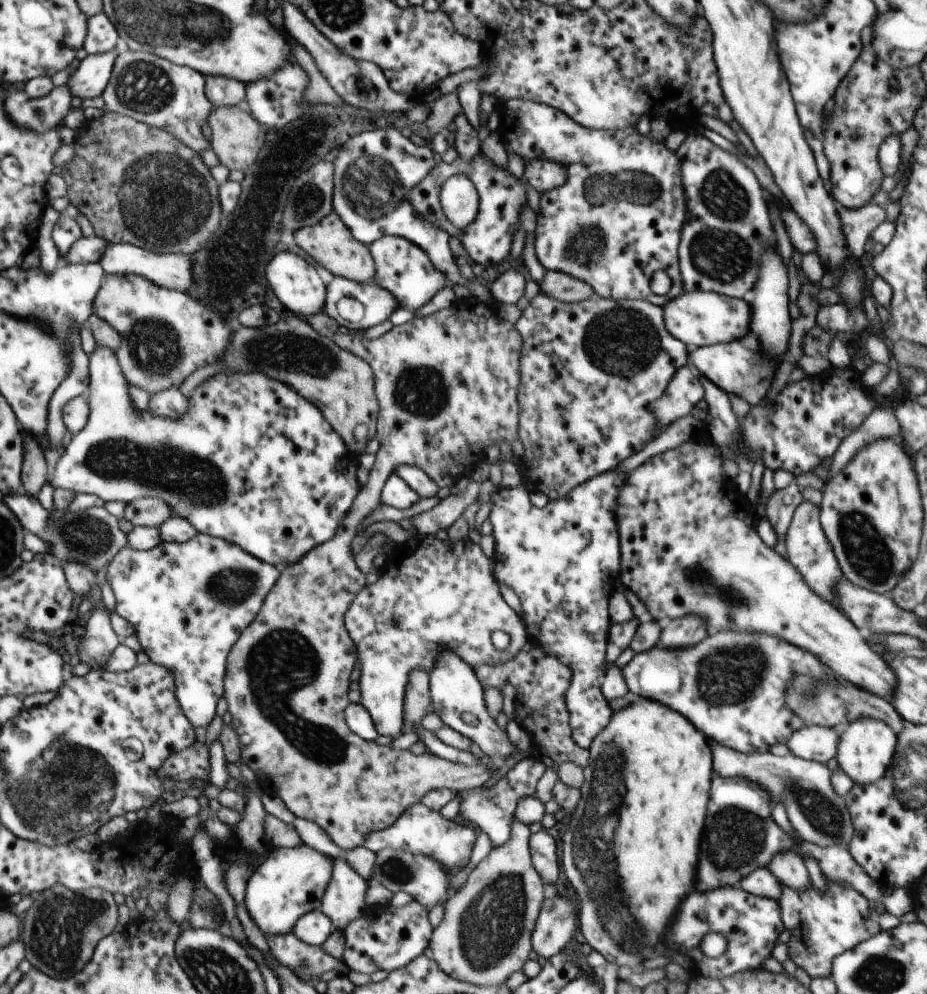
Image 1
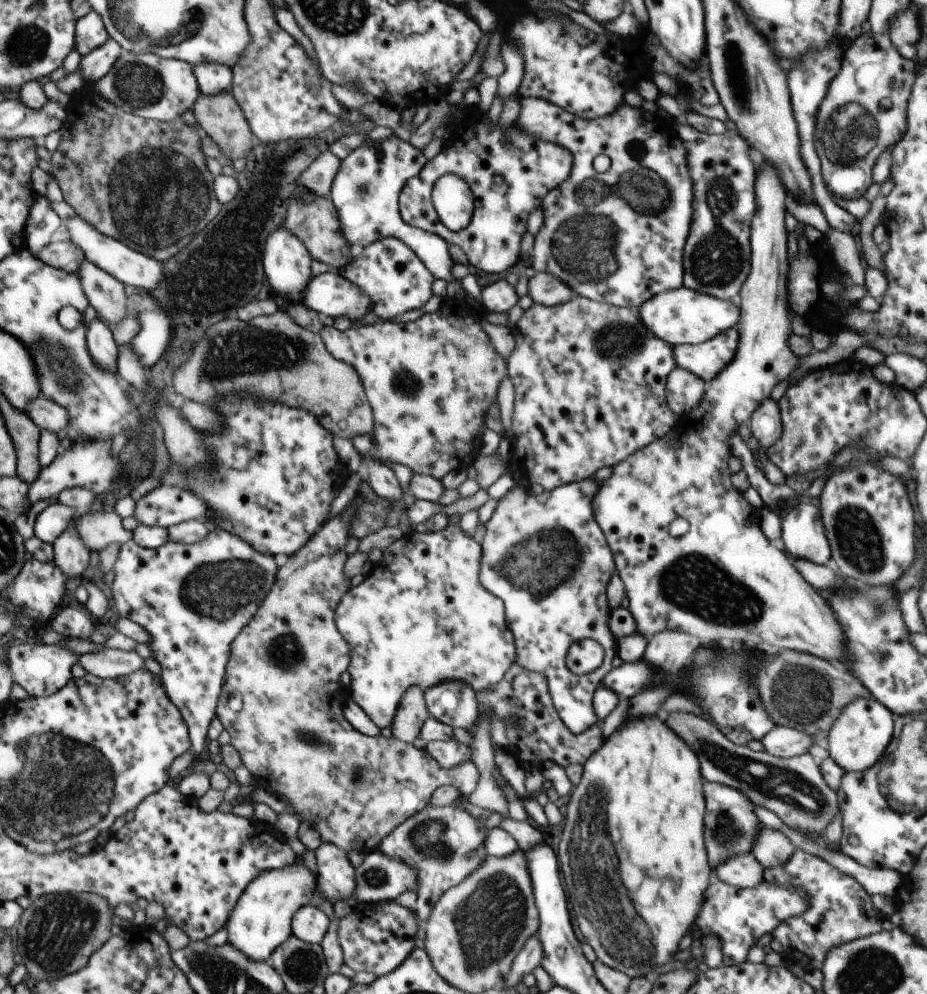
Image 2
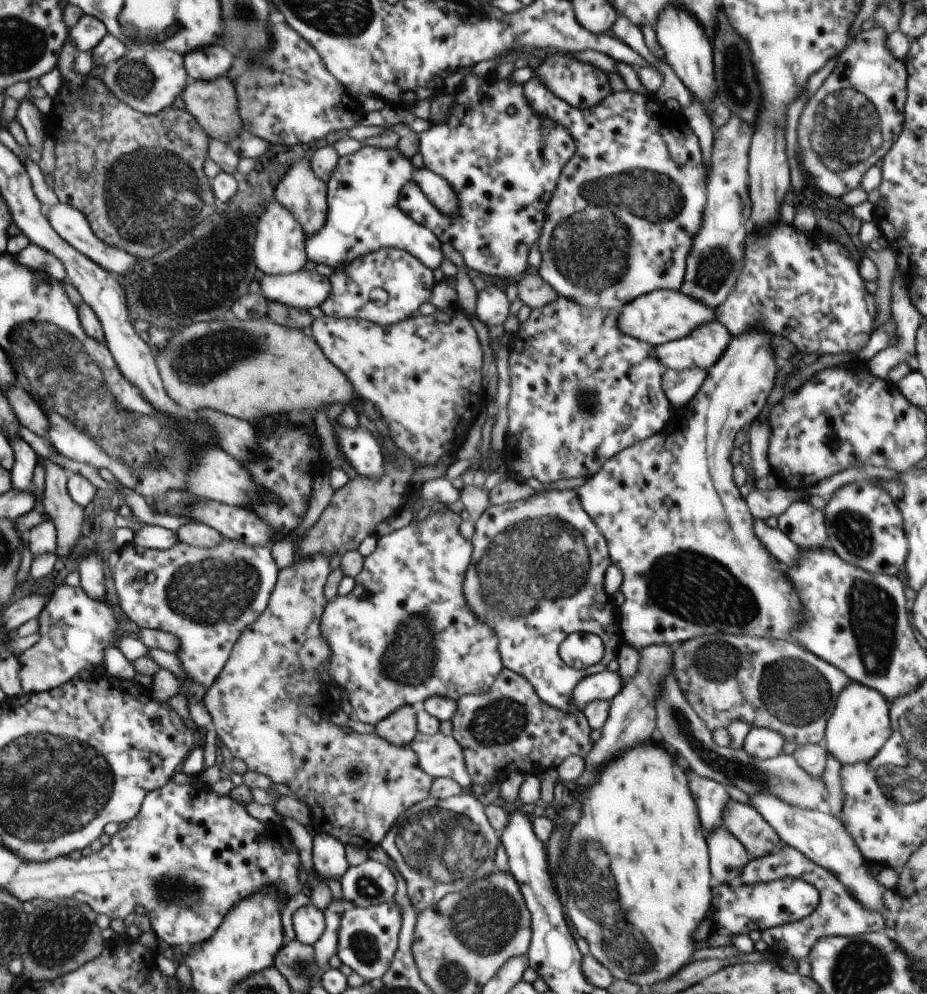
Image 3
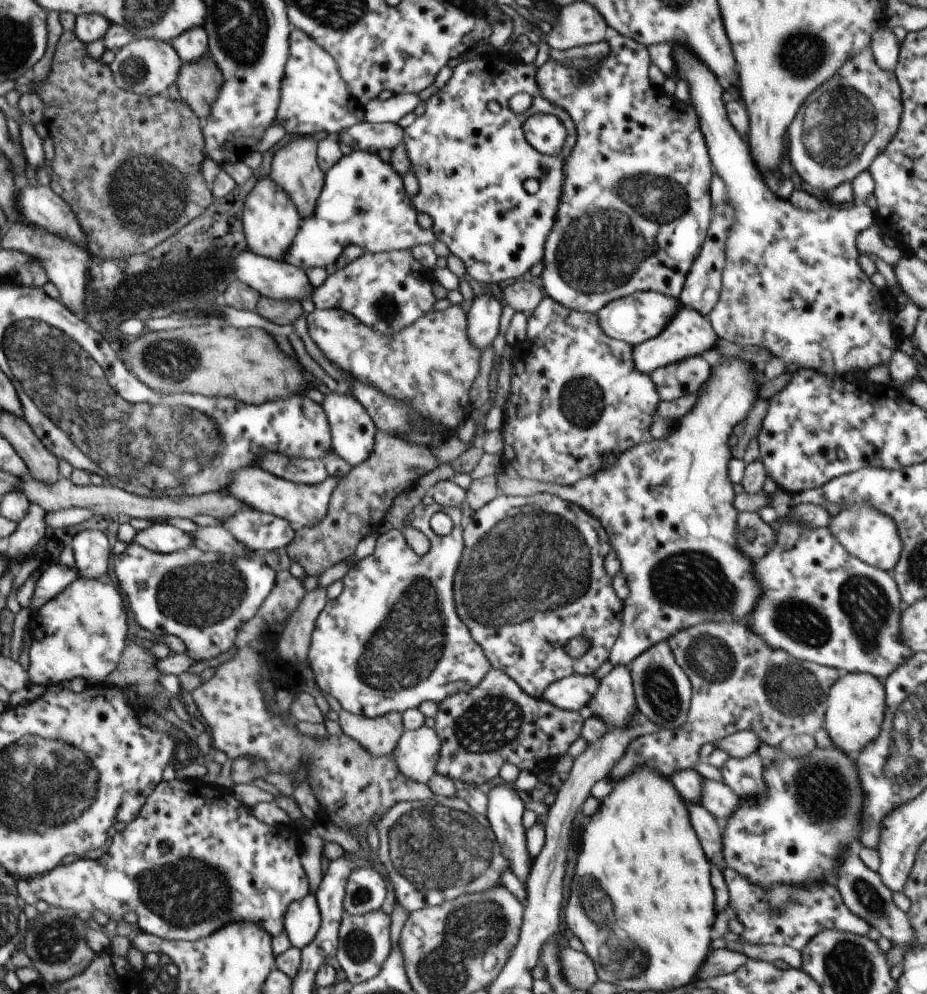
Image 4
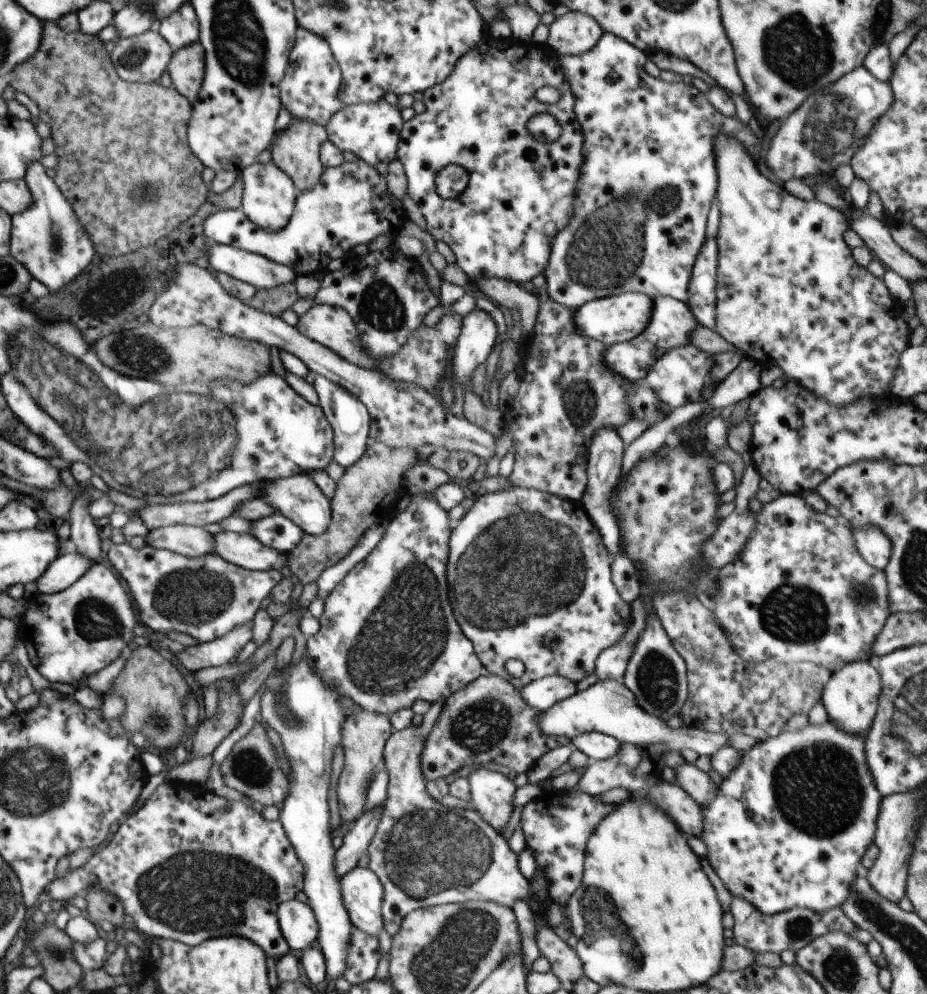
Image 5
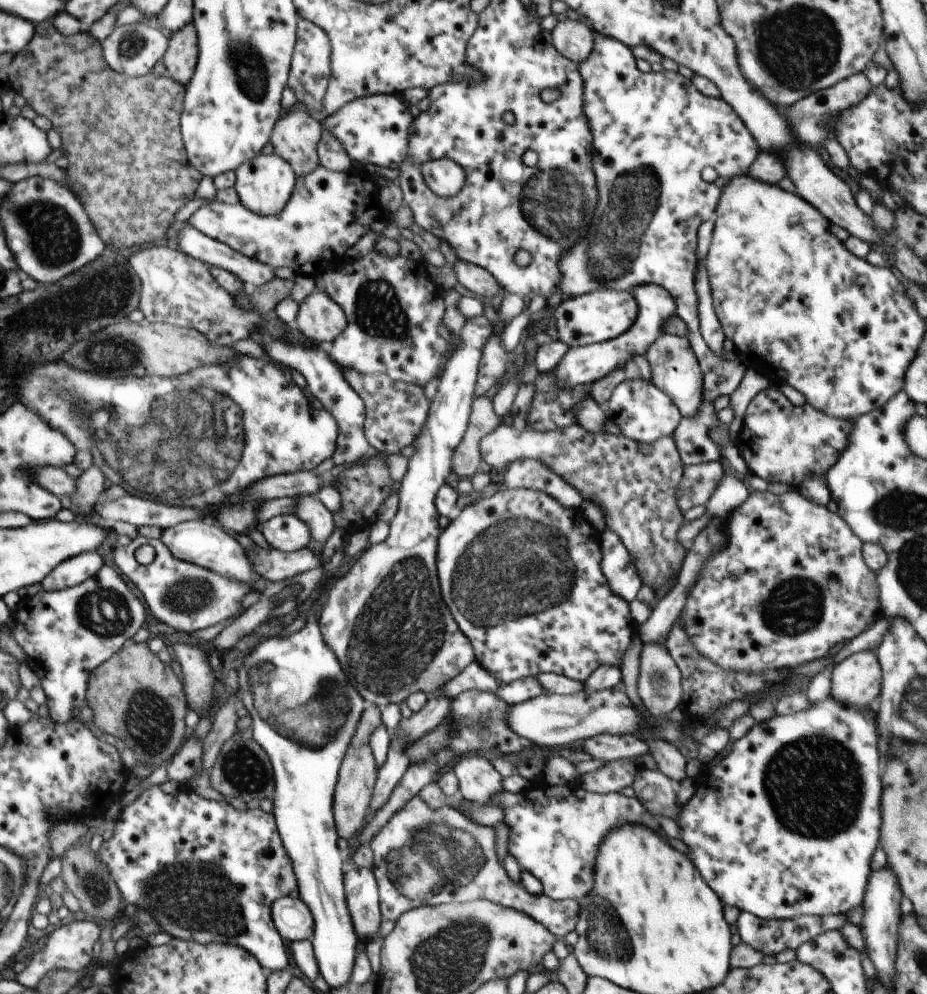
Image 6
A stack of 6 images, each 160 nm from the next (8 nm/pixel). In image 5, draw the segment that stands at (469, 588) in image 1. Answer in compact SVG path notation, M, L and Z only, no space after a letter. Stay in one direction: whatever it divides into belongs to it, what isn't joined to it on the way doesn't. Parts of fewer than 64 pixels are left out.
M419 494L411 495L412 501L405 511L396 515L392 520L387 521L386 530L378 546L360 563L357 564L339 583L334 590L325 598L324 612L319 618L320 629L307 639L305 656L310 668L321 678L321 681L331 687L342 697L346 697L350 703L358 704L365 711L373 713L384 713L390 716L400 709L411 708L417 700L437 703L445 701L451 694L468 686L473 680L485 673L484 665L480 662L474 652L472 642L462 632L458 621L455 619L451 602L449 599L449 586L447 583L447 559L449 558L449 540L452 529L448 511L445 511L433 496L430 500L422 498Z

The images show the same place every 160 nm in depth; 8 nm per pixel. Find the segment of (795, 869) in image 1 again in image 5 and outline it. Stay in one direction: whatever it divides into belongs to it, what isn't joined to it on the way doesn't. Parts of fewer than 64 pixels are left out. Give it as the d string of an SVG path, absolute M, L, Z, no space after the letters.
M685 763L676 769L676 785L687 792L700 806L709 803L719 791L708 773L696 765Z

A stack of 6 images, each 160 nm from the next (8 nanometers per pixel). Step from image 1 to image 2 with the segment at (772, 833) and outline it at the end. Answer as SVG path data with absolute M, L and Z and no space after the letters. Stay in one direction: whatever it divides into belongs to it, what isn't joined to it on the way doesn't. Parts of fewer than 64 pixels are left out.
M704 780L703 792L706 804L704 818L704 840L708 850L708 862L712 868L718 868L729 858L752 853L757 834L764 826L754 813L755 804L741 791L728 785L711 783Z

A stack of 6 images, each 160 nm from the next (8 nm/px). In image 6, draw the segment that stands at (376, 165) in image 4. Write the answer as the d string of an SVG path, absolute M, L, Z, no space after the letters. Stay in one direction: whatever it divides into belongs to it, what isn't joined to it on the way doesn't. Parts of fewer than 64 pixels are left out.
M318 165L310 174L297 177L292 196L277 215L263 217L242 203L229 205L212 201L201 206L188 222L196 230L223 242L251 259L271 266L286 266L296 275L316 279L352 248L375 220L382 219L378 201L380 184L361 171L331 171Z

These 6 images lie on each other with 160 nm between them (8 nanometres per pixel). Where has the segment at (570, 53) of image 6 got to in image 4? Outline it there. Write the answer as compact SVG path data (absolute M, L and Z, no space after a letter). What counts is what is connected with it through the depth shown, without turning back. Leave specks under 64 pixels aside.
M574 2L559 9L552 31L543 36L551 48L565 51L605 40L607 24L588 2Z

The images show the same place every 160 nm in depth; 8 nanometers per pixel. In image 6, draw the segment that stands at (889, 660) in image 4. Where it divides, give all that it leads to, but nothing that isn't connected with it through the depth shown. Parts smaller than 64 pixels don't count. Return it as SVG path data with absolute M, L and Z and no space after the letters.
M791 488L784 494L773 494L769 491L754 491L749 494L744 504L741 504L728 516L726 536L725 546L716 551L700 571L700 578L694 588L691 588L680 618L694 646L704 656L711 658L726 670L761 673L765 670L794 669L803 664L824 659L830 648L840 642L847 643L852 640L872 626L881 616L877 573L870 570L865 563L862 552L864 541L852 532L848 523L838 513L831 512L827 507L808 500L799 493L798 489Z

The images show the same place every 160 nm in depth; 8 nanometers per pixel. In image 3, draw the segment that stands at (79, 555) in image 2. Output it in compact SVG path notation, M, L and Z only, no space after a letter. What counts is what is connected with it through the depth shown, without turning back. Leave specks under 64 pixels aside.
M39 456L39 463L45 468L45 487L40 506L44 514L57 528L55 553L66 558L73 553L84 526L84 508L76 504L69 495L67 480L70 473L48 459Z

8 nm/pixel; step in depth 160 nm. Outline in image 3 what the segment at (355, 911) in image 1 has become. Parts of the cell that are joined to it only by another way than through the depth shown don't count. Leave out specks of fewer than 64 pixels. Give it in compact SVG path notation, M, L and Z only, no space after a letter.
M317 834L313 838L313 868L323 880L340 880L348 862L344 853L345 844L329 834Z

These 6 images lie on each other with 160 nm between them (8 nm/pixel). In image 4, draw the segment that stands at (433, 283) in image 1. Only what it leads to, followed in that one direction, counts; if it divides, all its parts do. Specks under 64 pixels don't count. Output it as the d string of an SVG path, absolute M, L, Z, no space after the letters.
M398 250L380 253L364 253L354 262L331 274L319 288L313 290L313 302L318 309L339 309L357 319L362 324L386 334L394 336L402 332L406 326L422 318L424 314L434 311L434 304L437 302L432 292L434 277L432 271L427 270L424 264L415 260L409 250Z

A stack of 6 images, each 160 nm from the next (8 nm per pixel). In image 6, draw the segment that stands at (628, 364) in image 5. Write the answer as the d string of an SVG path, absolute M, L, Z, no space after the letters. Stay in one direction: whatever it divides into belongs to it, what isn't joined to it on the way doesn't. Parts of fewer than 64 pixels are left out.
M655 284L642 285L631 293L638 303L638 314L633 325L618 338L583 347L569 347L567 353L552 370L561 387L590 386L613 370L624 367L634 357L645 357L652 343L664 334L665 323L677 316L676 303L665 288Z

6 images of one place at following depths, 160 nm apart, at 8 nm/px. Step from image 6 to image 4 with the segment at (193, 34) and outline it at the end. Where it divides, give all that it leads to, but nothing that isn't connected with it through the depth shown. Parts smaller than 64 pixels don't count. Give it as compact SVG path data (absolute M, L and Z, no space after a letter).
M210 55L194 62L183 62L176 80L182 100L204 119L211 114L212 104L218 98L222 82L222 71Z

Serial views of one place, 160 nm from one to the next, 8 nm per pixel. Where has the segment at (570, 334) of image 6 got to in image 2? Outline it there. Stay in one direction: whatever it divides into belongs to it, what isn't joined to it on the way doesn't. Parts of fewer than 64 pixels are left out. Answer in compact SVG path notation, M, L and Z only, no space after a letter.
M684 286L650 297L638 308L641 321L658 338L675 345L697 345L736 326L741 310L737 299L721 299Z

